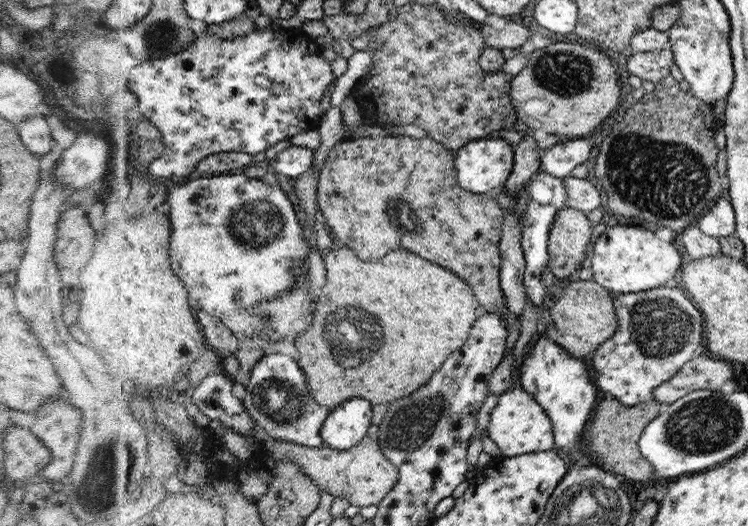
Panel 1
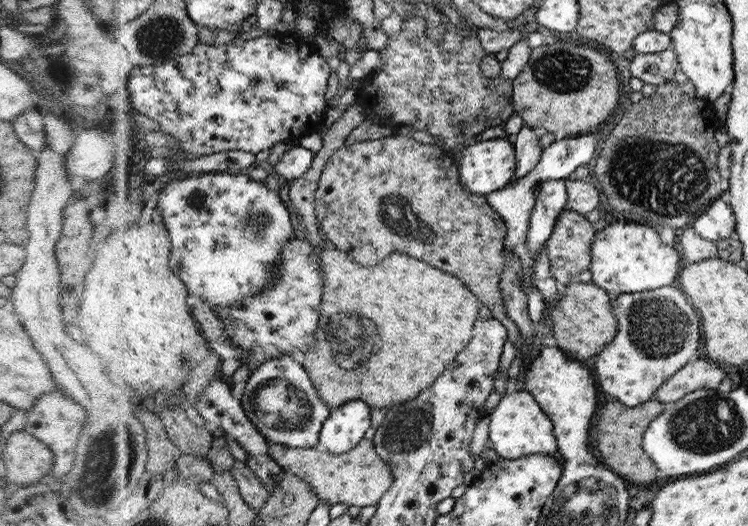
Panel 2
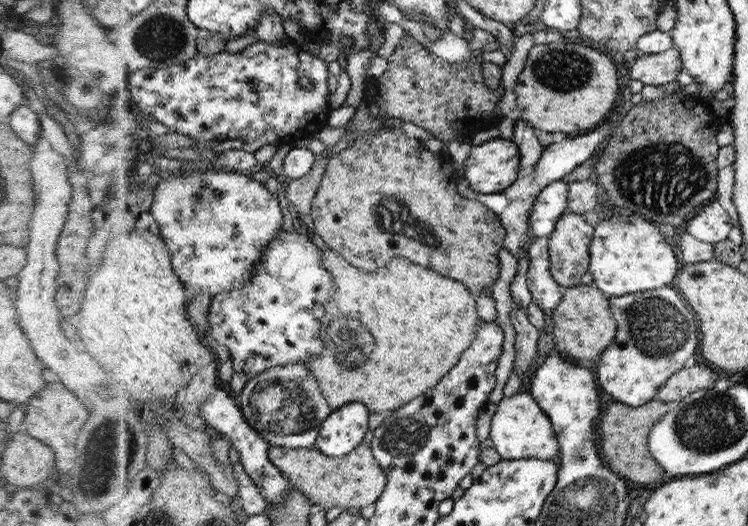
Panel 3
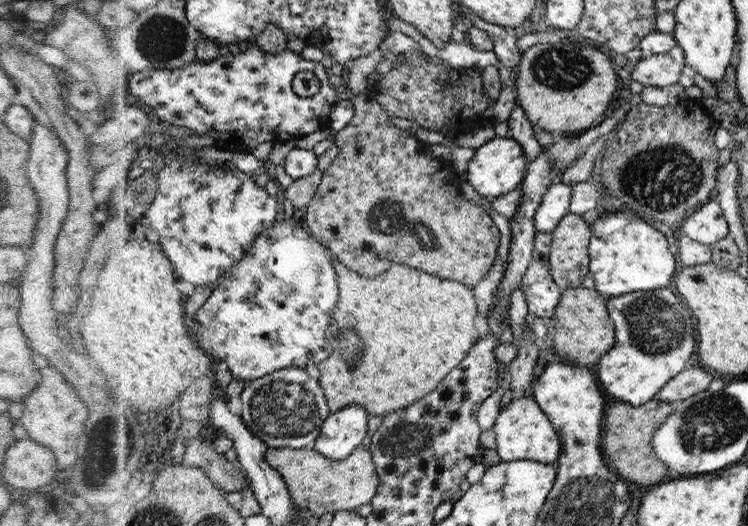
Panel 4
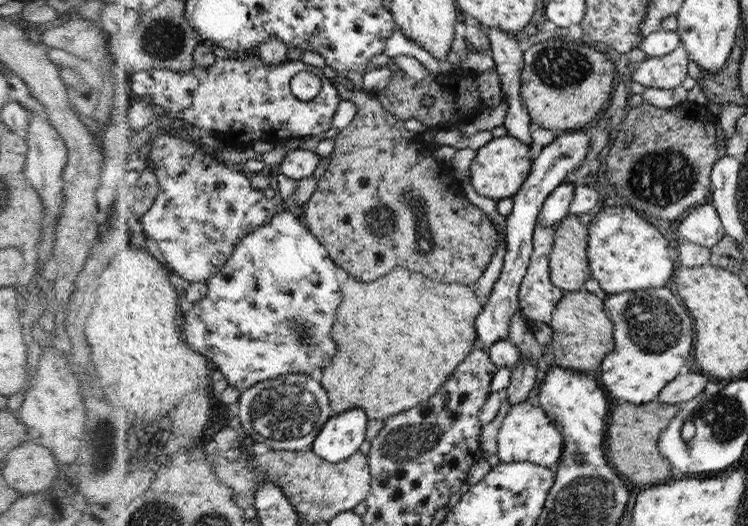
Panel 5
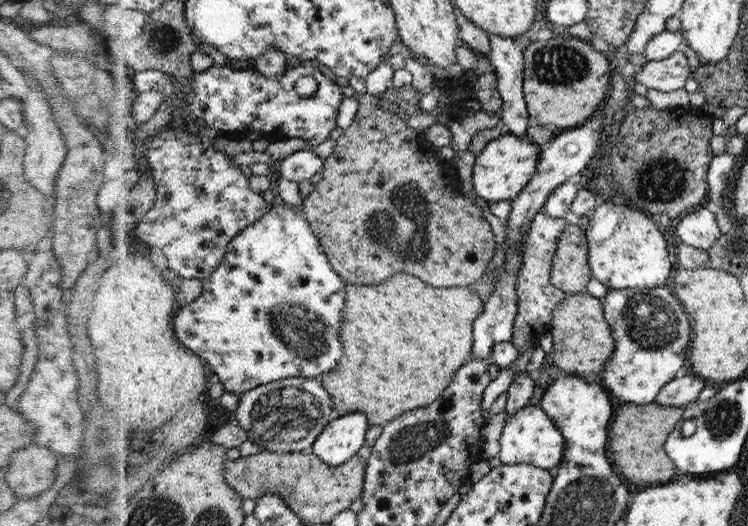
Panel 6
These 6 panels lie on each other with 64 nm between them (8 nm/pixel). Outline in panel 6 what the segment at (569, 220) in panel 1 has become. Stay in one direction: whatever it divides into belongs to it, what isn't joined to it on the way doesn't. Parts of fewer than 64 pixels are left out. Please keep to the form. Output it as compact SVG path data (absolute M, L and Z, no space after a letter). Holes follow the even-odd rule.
M568 224L559 238L552 282L567 294L585 292L592 278L586 262L586 239L585 232L574 224Z

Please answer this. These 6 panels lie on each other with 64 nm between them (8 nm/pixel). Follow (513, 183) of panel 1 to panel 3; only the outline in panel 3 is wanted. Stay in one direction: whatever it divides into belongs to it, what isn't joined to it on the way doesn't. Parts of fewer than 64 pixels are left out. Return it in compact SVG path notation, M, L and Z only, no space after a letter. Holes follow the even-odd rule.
M518 112L515 113L515 119L516 128L514 128L514 135L511 140L519 148L519 158L523 171L521 173L522 175L536 166L545 148L540 145L538 137L534 134L534 129L519 117Z

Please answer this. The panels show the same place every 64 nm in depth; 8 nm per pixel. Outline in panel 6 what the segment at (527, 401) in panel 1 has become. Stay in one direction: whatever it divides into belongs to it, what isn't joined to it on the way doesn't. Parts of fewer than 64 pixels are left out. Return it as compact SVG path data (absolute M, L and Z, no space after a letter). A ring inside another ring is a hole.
M529 404L506 419L499 441L500 450L497 457L504 464L524 464L526 462L548 470L548 468L558 466L565 451L565 440L560 430L554 426L550 417L543 410Z

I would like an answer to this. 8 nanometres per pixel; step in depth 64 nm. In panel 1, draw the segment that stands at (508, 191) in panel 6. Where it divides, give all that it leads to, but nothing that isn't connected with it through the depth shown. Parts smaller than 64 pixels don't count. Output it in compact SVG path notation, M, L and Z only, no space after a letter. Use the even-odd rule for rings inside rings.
M499 136L470 141L456 152L456 176L459 185L474 194L495 193L504 188L514 169L514 148Z

